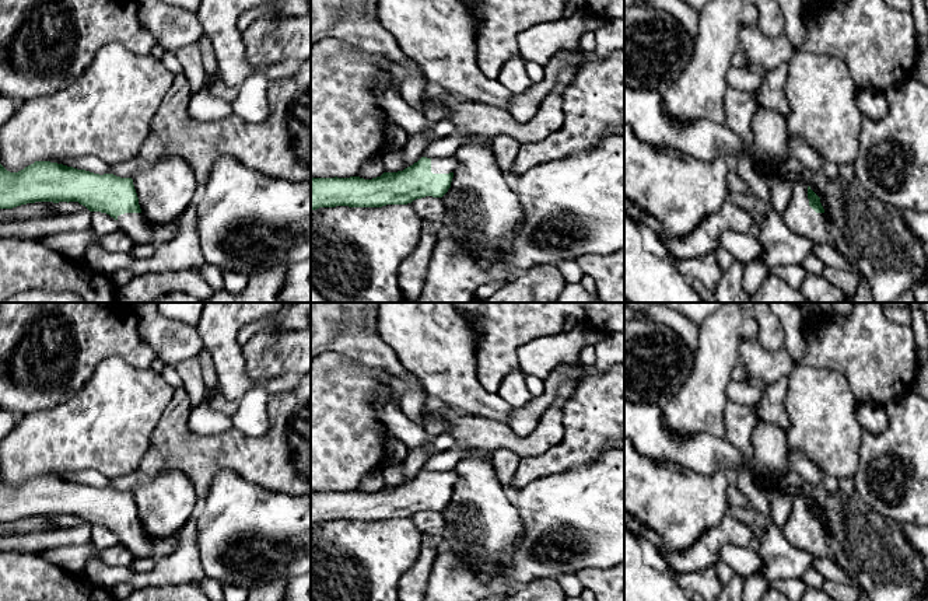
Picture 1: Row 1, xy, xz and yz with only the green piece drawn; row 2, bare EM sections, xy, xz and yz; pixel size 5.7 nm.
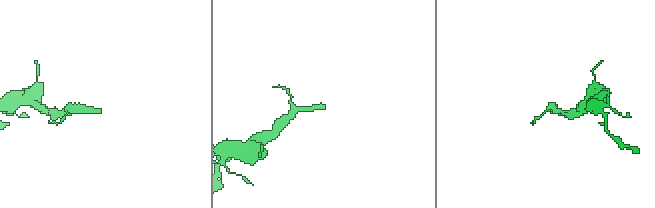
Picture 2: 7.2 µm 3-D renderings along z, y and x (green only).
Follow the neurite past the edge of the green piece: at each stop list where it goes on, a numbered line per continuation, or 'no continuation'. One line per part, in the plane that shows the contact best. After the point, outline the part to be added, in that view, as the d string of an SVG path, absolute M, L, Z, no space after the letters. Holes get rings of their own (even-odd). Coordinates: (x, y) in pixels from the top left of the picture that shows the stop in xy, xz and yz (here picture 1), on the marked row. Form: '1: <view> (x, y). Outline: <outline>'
1: xz (448, 164). Outline: M455 157L431 158L431 172L433 174L449 174L458 167Z

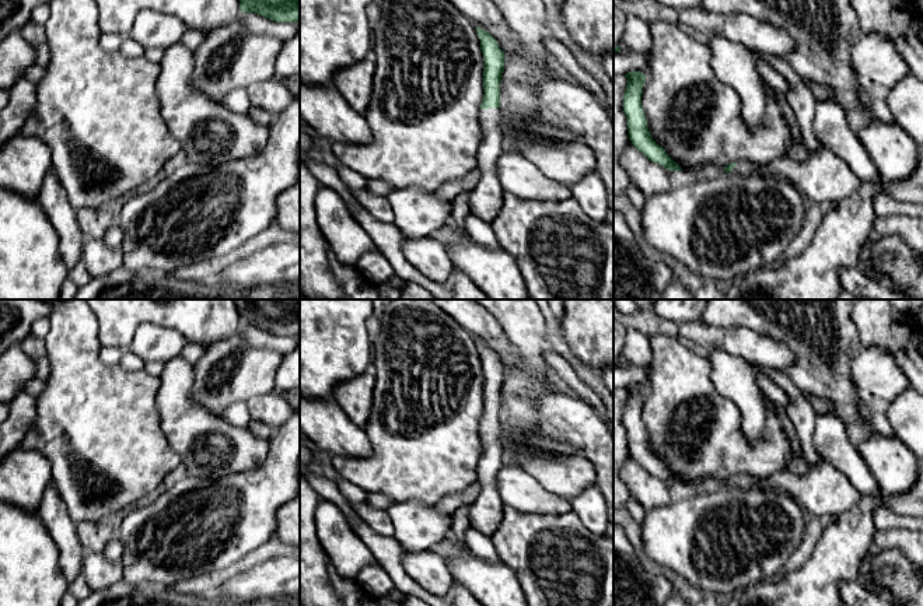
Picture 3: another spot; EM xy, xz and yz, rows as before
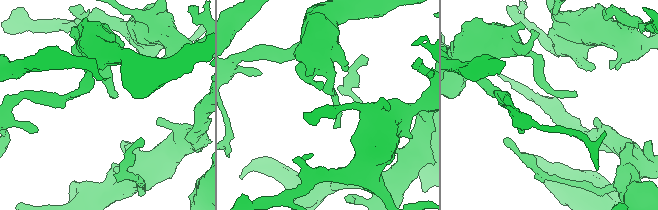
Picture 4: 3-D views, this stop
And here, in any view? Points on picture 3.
1: xz (486, 198). Outline: M500 108L480 109L483 139L478 153L480 178L469 196L469 213L492 223L503 206L503 188L496 174L496 161L503 153Z

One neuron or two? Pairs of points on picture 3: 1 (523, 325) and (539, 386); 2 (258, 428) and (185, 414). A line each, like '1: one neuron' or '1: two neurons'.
1: one neuron
2: two neurons

